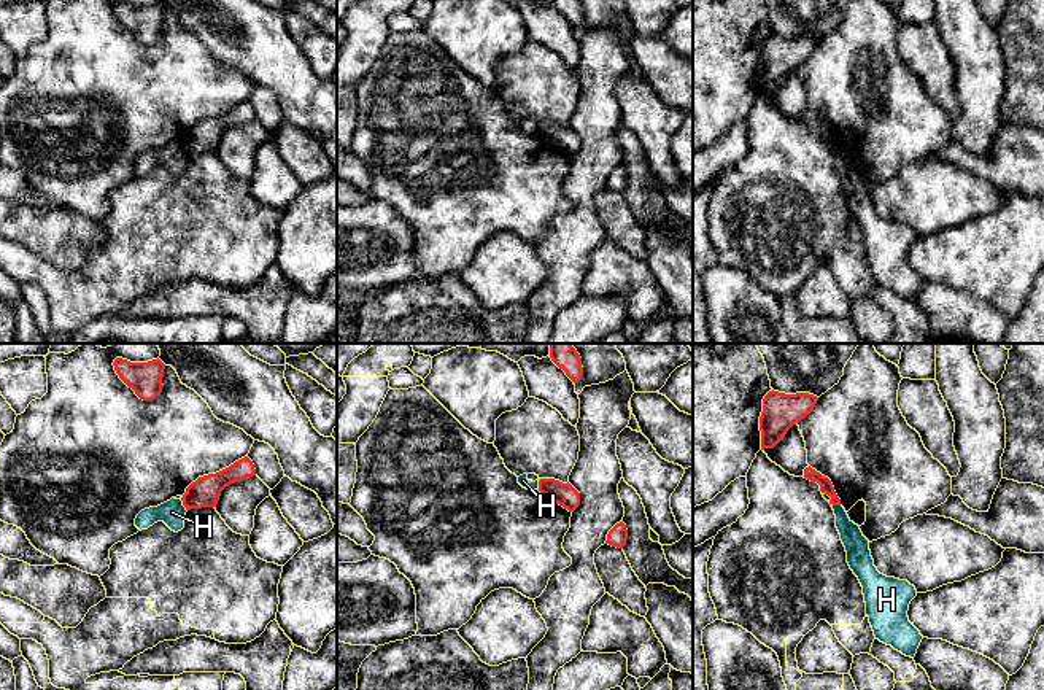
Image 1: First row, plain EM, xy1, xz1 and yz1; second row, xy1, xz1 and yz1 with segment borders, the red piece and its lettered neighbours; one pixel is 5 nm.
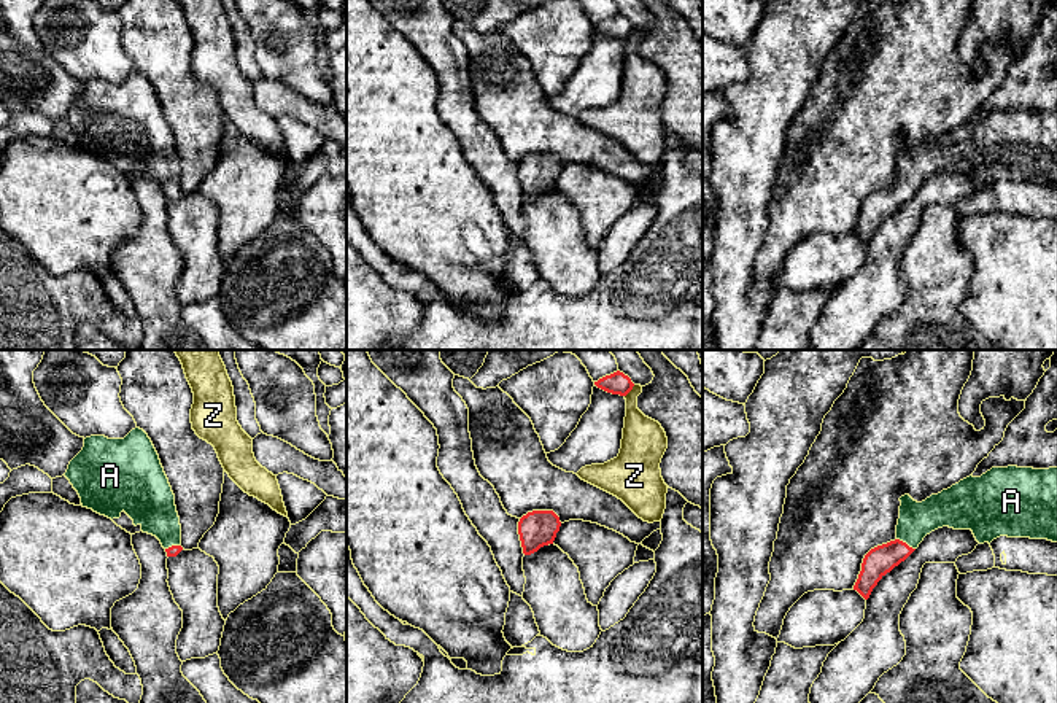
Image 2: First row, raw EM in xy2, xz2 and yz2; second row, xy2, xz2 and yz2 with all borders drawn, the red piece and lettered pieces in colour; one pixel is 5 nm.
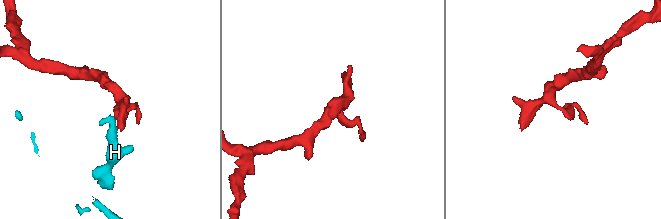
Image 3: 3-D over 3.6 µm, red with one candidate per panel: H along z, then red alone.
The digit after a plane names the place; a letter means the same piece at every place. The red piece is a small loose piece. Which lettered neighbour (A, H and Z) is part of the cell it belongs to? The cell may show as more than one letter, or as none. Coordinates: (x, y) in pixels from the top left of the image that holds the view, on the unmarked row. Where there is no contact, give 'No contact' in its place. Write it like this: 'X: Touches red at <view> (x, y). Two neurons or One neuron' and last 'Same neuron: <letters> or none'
A: Touches red at yz2 (905, 186). One neuron
H: Touches red at xy1 (183, 148). Two neurons
Z: Touches red at xz2 (630, 34). Two neurons
Same neuron: A

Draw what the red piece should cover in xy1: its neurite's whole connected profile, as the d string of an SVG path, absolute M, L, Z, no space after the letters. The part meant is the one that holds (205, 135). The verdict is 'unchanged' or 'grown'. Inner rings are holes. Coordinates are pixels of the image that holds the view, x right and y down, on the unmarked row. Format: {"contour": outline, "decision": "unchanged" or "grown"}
{"contour": "M245 100L216 118L208 118L192 126L181 141L183 149L186 154L216 151L221 135L226 130L248 124L253 119L256 119L254 108L248 100Z", "decision": "unchanged"}

